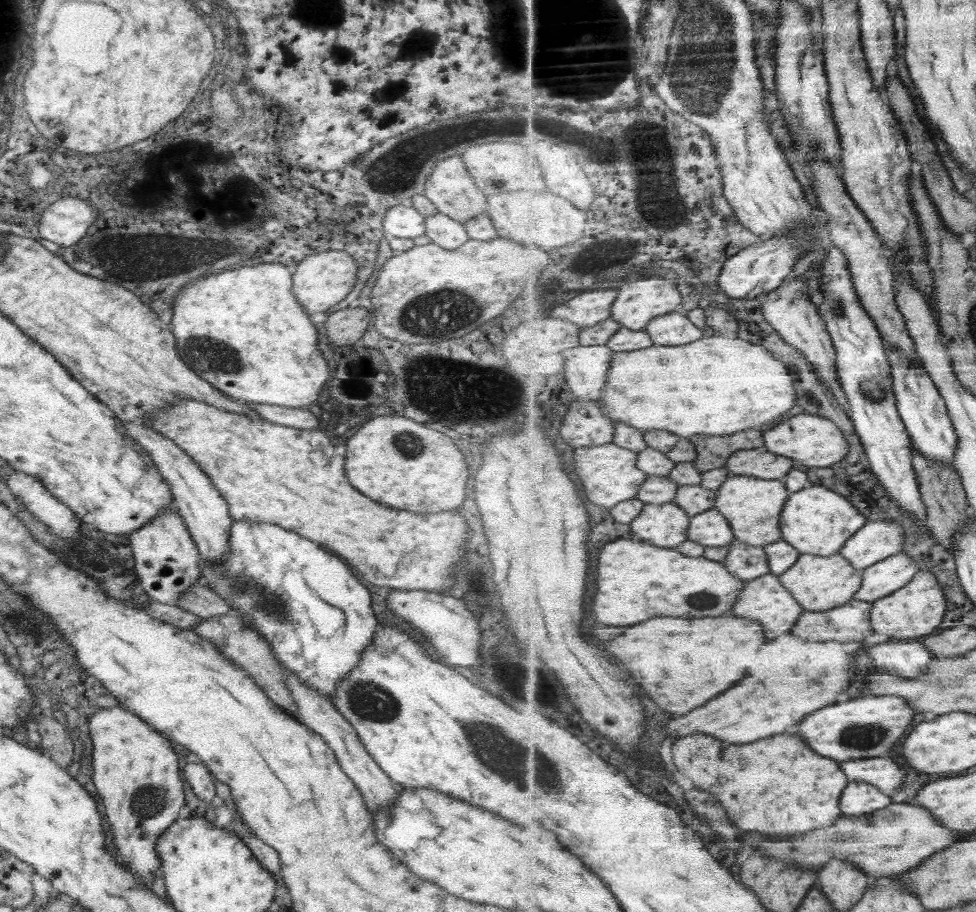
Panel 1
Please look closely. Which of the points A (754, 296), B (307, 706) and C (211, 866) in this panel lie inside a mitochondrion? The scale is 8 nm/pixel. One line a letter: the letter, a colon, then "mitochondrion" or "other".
A: other
B: other
C: other

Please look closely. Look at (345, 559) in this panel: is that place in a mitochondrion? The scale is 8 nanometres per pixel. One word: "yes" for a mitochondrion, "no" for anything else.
no

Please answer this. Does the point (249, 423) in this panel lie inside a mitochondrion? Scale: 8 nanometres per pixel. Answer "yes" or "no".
no

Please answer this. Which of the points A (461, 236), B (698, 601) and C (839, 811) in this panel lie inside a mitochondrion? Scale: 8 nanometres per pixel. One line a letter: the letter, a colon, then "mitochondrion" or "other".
A: other
B: mitochondrion
C: other

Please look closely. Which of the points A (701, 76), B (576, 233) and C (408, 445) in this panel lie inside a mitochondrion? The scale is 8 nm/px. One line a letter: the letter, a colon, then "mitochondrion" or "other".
A: mitochondrion
B: other
C: mitochondrion

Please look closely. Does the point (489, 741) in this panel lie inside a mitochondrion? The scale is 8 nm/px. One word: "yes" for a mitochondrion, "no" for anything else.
yes

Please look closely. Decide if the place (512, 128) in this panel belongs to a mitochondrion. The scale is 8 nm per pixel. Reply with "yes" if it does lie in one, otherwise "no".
no

